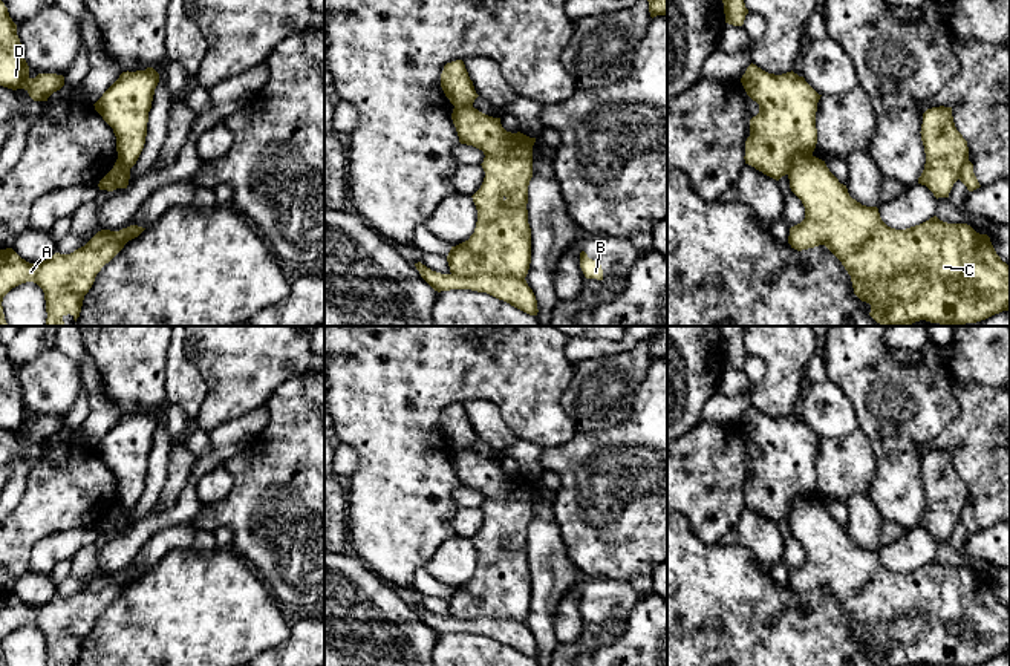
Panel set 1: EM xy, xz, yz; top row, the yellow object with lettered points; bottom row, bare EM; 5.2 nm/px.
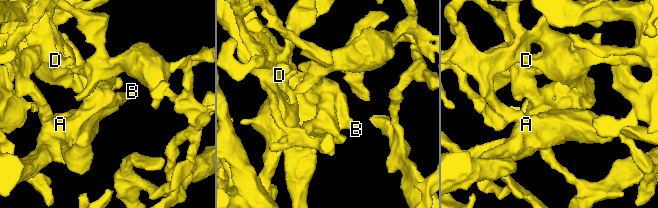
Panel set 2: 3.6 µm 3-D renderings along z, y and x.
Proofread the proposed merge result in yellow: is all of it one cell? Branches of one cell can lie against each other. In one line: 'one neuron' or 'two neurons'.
two neurons

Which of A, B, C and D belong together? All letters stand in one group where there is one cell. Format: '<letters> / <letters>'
A C / B D

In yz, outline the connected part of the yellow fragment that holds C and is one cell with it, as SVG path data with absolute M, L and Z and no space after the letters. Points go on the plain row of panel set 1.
M810 498L797 501L788 516L791 534L805 550L805 562L790 571L788 586L802 594L825 588L851 619L854 637L871 648L869 658L877 666L976 666L1002 654L1010 654L1010 609L996 597L990 580L967 566L947 566L937 559L906 571L888 570L877 550L852 542L846 528L829 514L825 504Z

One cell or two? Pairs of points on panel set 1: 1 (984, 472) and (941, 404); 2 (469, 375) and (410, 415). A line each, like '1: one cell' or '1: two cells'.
1: two cells
2: one cell

